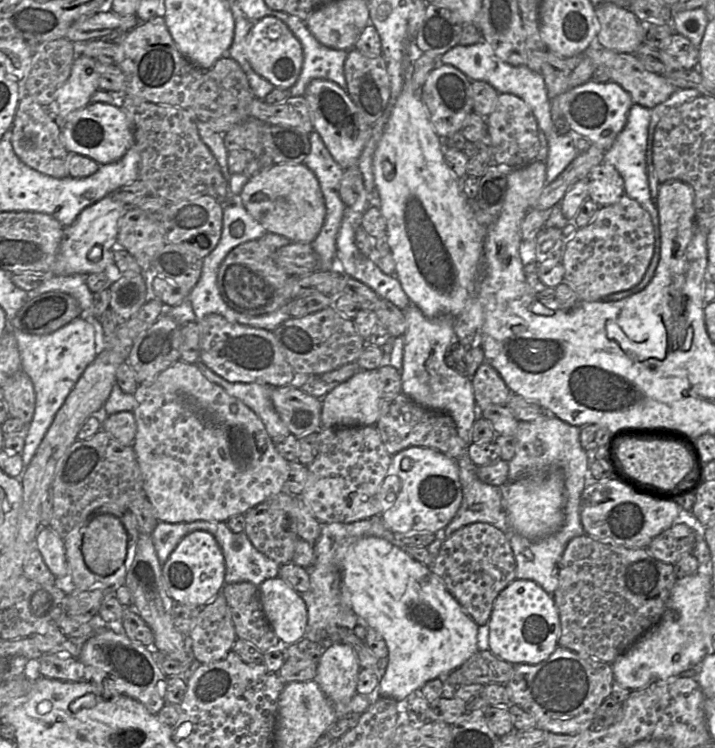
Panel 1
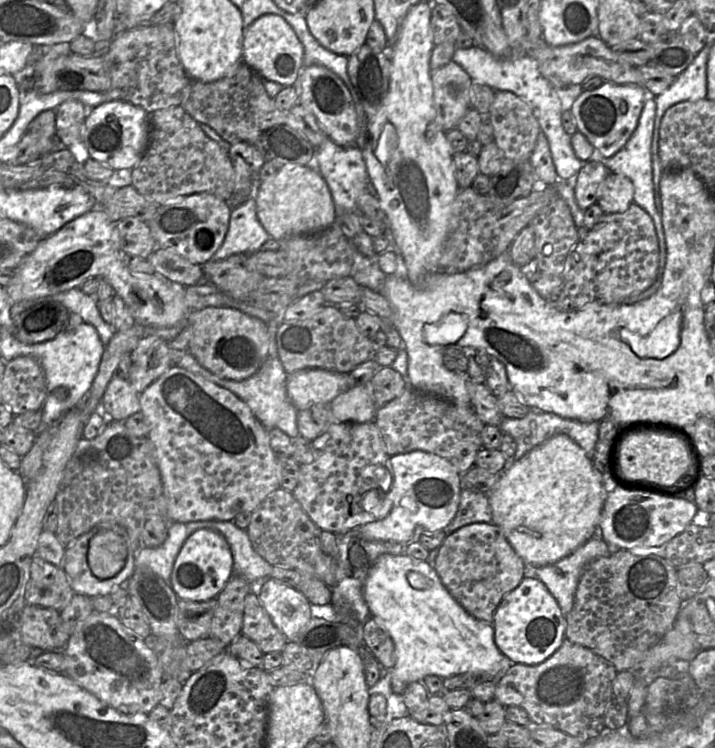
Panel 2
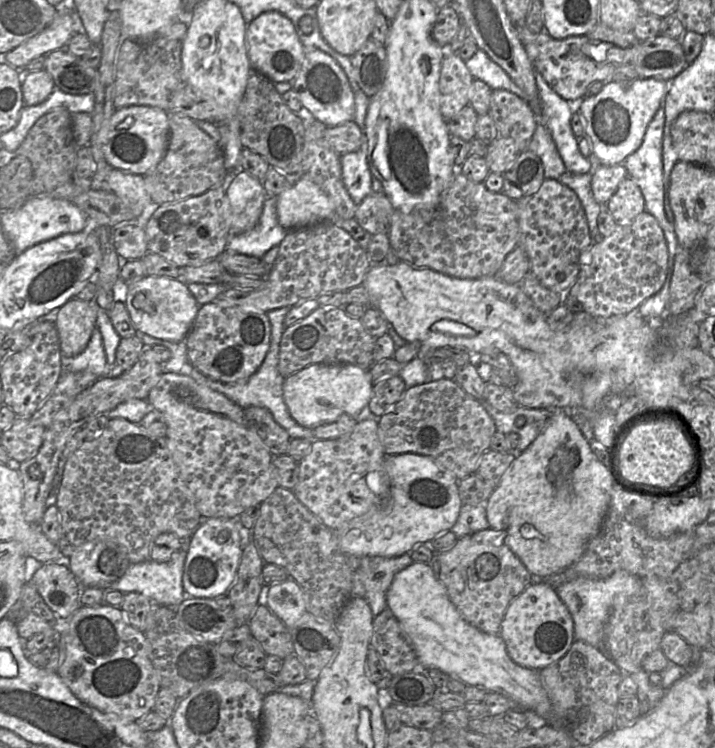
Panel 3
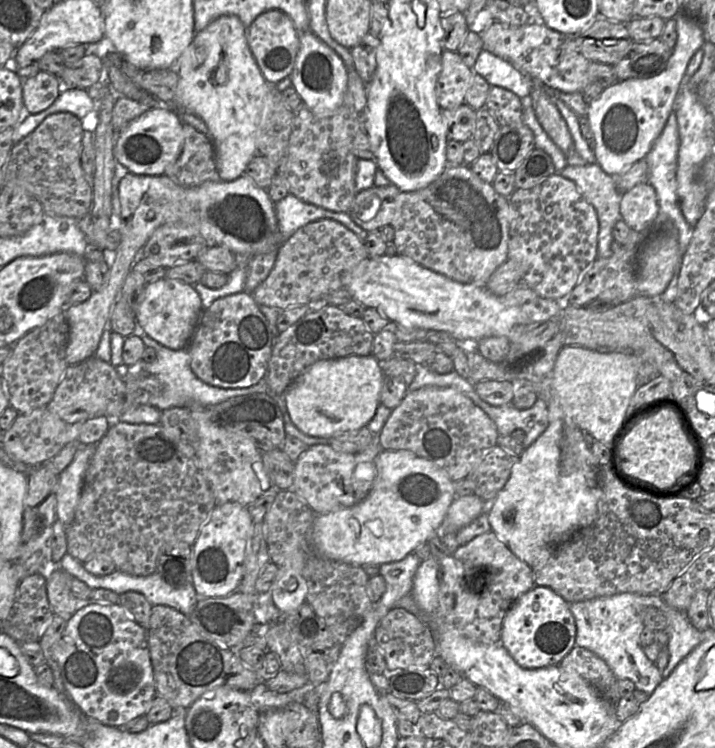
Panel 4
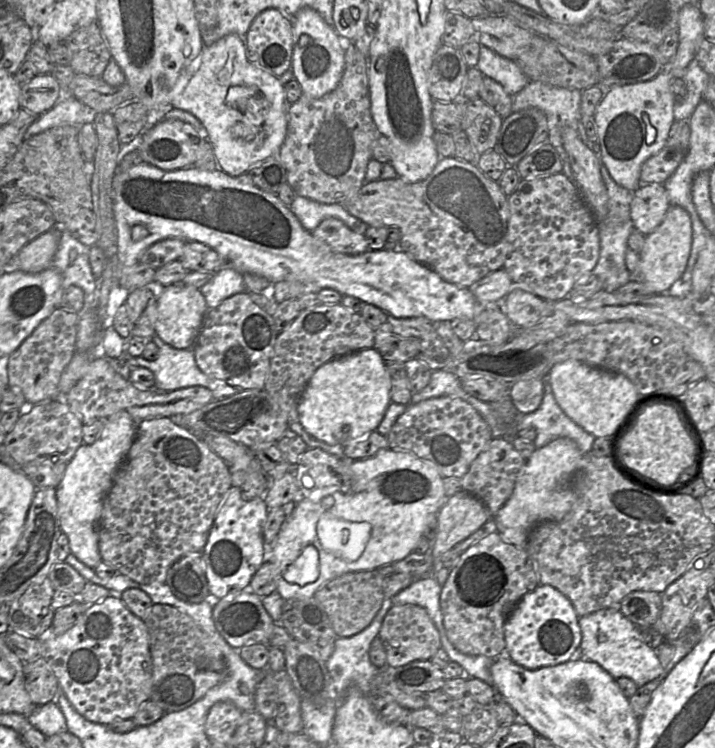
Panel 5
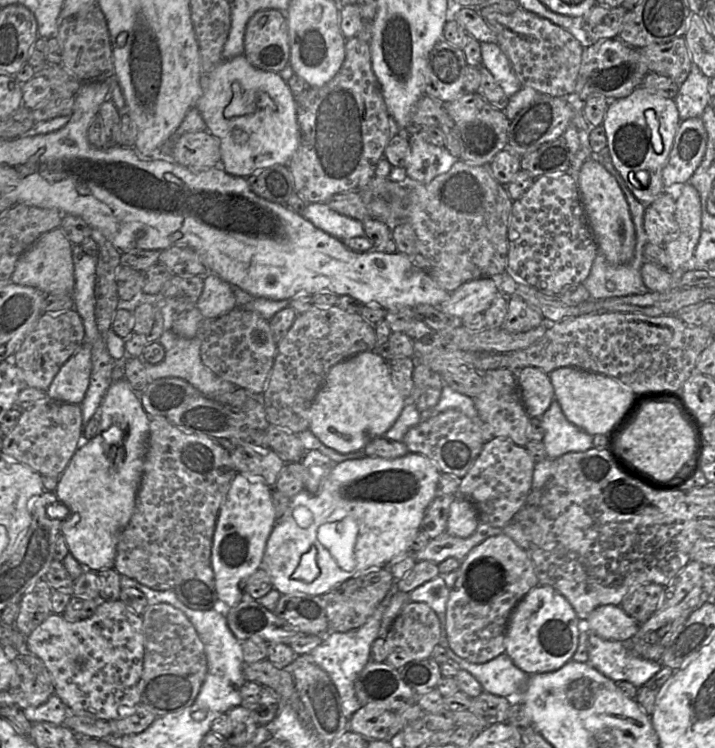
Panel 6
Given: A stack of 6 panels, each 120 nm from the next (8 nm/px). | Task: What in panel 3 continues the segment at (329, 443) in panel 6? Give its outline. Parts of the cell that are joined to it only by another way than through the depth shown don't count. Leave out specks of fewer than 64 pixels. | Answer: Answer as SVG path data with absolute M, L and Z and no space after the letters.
M312 364L285 378L283 399L299 425L314 429L341 416L357 418L369 404L373 385L368 369L353 364Z

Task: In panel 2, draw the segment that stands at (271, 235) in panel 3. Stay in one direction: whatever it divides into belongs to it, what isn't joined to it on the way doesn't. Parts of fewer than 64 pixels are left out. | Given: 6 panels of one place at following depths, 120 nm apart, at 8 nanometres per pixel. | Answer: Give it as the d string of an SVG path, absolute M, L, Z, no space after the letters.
M248 198L231 210L225 239L212 259L223 260L234 254L251 254L259 250L278 250L281 242L274 240L263 228L256 214L255 198Z

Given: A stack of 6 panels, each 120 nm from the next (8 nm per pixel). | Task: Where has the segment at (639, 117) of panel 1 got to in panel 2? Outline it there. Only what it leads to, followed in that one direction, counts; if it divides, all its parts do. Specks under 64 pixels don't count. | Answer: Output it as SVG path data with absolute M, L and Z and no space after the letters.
M648 95L648 98L644 102L644 106L638 121L637 128L635 129L633 135L625 144L625 146L618 151L614 156L603 159L604 165L608 168L610 172L619 173L628 177L634 185L634 202L643 208L653 219L654 226L656 229L656 234L659 242L660 249L660 262L658 268L658 274L655 282L645 291L631 295L623 299L621 304L631 305L636 304L640 301L646 300L652 295L654 295L660 288L662 283L662 278L666 266L666 241L664 235L664 229L662 224L662 217L659 214L655 205L655 195L654 195L654 184L653 184L653 165L652 165L652 139L654 131L656 115L656 103L652 96Z

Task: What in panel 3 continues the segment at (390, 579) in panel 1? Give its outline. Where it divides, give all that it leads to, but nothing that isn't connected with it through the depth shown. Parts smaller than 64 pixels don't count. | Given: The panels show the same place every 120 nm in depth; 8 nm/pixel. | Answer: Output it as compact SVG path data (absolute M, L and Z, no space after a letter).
M414 561L399 571L387 591L386 601L387 608L394 613L412 643L420 666L425 669L437 668L460 679L466 685L500 693L518 703L522 710L530 710L549 722L551 703L541 684L538 671L515 663L508 655L506 645L499 634L482 632L468 623L450 600L445 586L435 576L429 563Z

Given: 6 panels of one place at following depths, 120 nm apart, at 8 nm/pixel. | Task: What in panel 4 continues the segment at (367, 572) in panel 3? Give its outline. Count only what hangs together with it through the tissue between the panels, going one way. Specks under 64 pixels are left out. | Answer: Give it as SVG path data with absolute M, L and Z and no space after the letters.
M409 553L402 560L381 564L379 574L386 581L386 590L379 602L392 609L404 596L411 593L413 578L421 560L415 553Z

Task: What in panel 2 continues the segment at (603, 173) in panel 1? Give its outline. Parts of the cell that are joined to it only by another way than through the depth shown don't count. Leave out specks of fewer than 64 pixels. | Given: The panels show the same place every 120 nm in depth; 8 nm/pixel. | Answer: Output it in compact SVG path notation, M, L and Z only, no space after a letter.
M610 172L599 187L597 204L604 214L625 212L634 203L634 191L628 177Z

